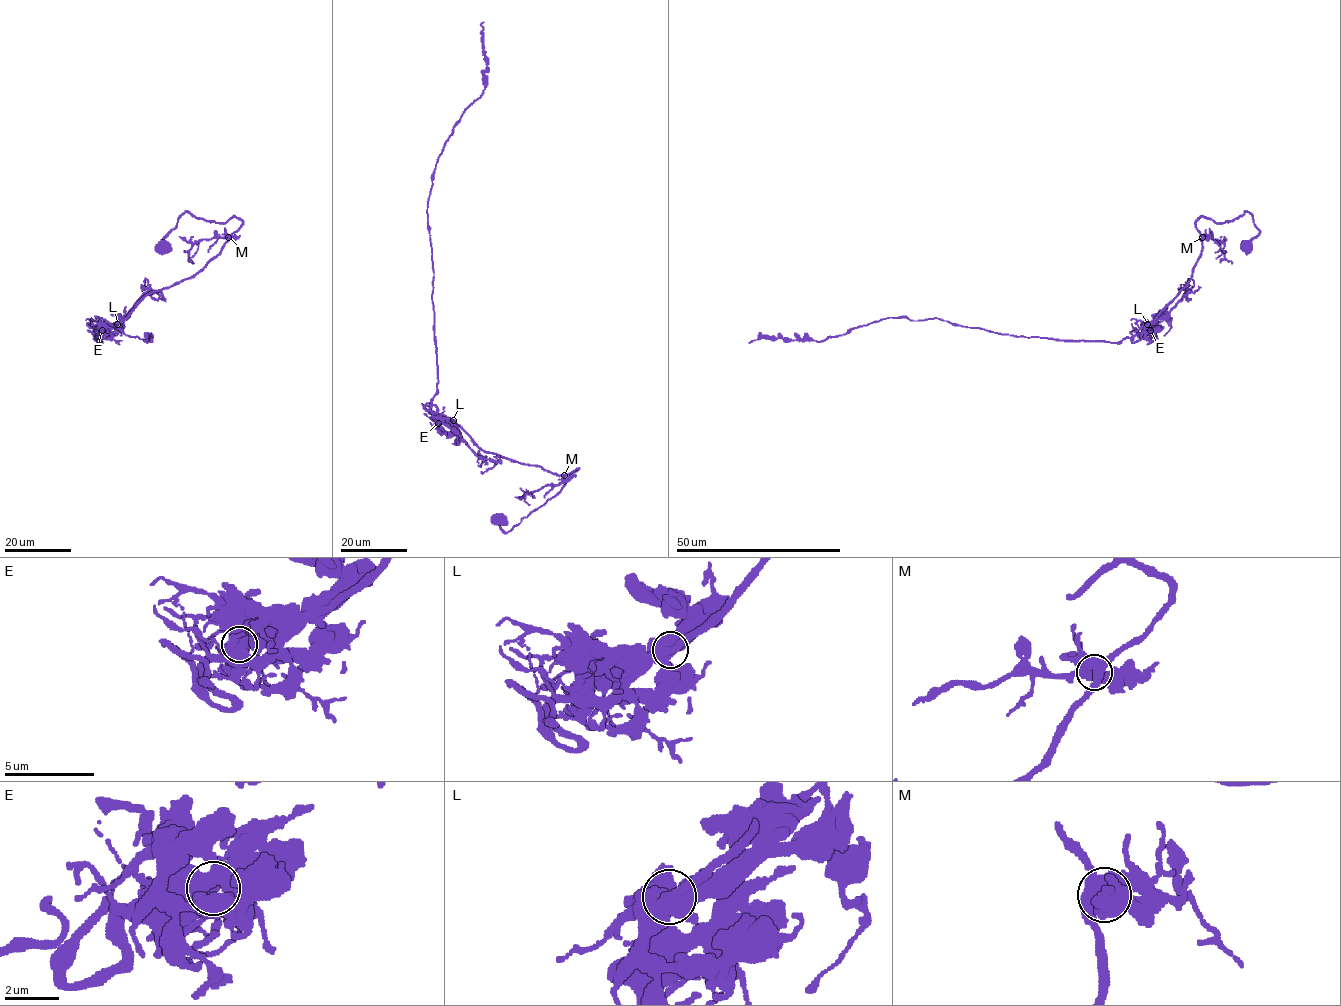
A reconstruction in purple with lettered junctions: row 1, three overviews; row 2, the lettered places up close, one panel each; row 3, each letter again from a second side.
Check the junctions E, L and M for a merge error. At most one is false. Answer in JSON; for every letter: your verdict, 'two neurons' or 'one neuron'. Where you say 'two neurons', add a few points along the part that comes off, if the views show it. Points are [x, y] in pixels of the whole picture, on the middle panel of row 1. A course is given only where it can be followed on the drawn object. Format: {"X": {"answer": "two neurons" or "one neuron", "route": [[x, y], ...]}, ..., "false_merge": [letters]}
{"E": {"answer": "one neuron"}, "L": {"answer": "one neuron"}, "M": {"answer": "one neuron"}, "false_merge": []}

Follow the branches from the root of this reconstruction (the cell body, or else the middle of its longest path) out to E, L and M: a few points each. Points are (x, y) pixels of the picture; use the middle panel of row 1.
E: (499, 519), (508, 532), (553, 498), (579, 469), (555, 475), (511, 461), (484, 452), (455, 423), (438, 423)
L: (499, 519), (500, 527), (508, 532), (553, 498), (579, 469), (555, 475), (537, 465), (484, 452), (454, 420)
M: (499, 519), (500, 527), (508, 532), (553, 498), (567, 478), (579, 469), (564, 475)

